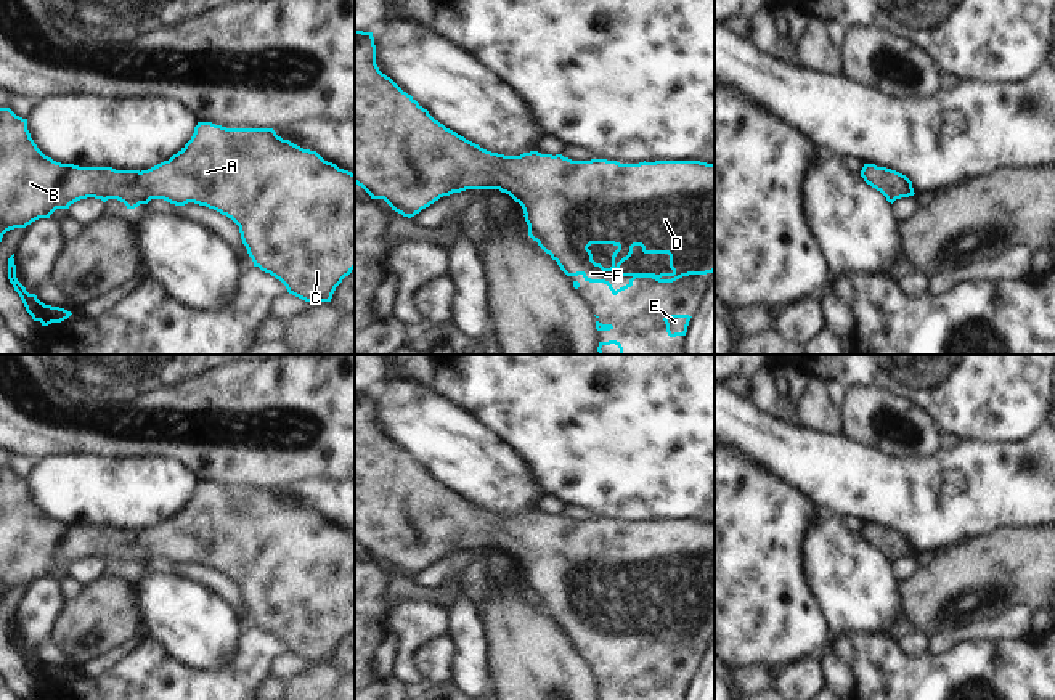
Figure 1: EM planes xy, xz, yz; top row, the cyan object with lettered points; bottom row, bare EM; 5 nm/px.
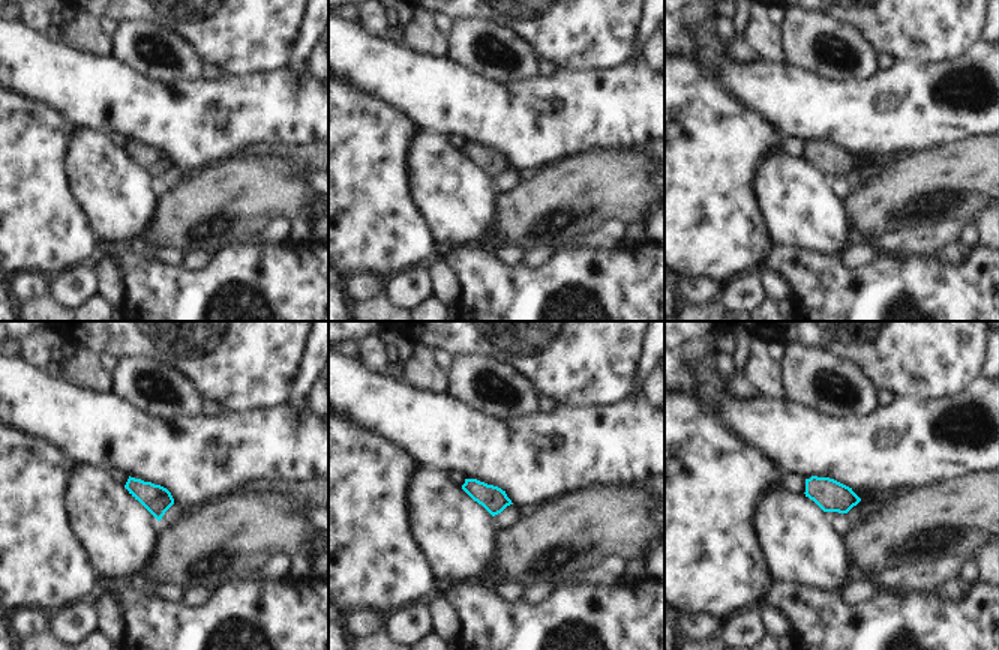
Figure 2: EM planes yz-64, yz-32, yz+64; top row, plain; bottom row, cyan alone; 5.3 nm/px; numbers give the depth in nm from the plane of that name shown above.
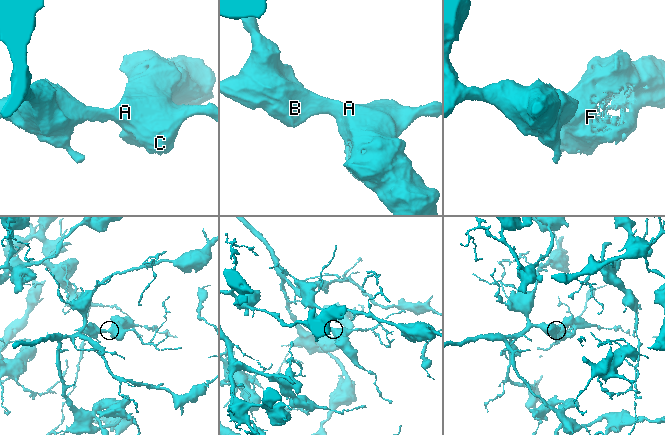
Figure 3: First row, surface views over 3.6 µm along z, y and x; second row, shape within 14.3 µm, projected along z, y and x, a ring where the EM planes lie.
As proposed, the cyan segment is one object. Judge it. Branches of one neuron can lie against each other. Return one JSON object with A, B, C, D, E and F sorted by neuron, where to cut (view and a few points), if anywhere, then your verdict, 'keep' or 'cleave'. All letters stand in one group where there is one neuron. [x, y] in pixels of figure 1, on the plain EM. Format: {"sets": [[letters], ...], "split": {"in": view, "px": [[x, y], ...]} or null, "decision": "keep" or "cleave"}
{"sets": [["A", "B", "C", "D", "E", "F"]], "split": null, "decision": "keep"}

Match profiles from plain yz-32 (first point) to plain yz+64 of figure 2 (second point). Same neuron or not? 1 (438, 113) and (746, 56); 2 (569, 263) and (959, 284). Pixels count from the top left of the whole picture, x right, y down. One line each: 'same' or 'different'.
1: different
2: same

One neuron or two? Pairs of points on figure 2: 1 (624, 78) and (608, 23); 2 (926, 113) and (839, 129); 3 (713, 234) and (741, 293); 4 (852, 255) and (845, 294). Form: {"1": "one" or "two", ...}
{"1": "two", "2": "one", "3": "two", "4": "two"}

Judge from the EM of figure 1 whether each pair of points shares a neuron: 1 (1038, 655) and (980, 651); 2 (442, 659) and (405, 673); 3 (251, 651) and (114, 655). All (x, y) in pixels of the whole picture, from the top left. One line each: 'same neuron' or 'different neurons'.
1: same neuron
2: different neurons
3: different neurons

